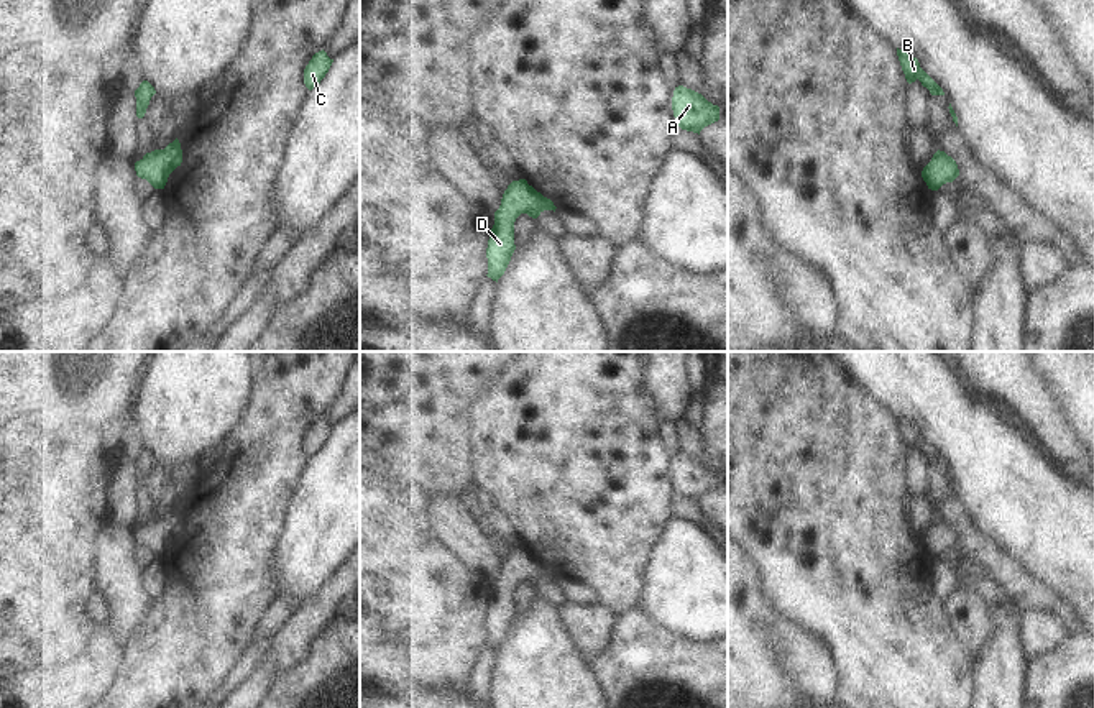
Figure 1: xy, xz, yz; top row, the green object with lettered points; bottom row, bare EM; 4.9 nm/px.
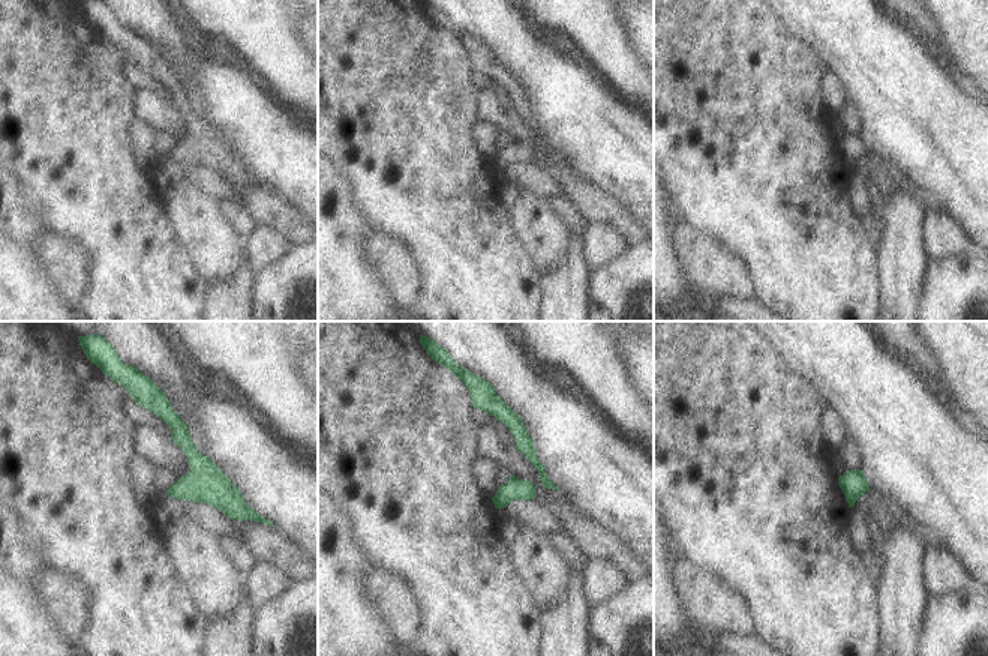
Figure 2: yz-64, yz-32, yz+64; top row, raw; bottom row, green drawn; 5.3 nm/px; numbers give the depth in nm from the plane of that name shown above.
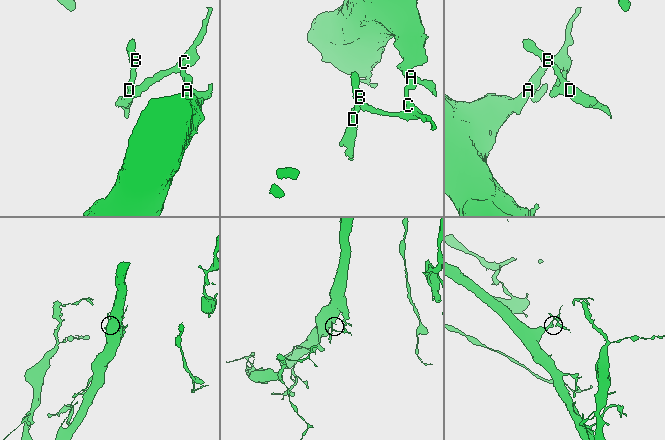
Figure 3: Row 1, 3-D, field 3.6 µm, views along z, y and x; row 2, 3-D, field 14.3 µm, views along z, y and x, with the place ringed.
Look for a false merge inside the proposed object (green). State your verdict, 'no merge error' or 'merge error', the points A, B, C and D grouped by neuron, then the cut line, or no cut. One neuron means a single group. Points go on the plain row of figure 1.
no merge error; groups A B C D; cut none

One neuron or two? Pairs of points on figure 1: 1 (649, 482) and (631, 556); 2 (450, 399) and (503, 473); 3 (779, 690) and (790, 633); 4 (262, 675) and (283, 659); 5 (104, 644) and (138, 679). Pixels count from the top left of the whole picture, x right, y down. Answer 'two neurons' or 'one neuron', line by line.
1: one neuron
2: two neurons
3: two neurons
4: one neuron
5: two neurons

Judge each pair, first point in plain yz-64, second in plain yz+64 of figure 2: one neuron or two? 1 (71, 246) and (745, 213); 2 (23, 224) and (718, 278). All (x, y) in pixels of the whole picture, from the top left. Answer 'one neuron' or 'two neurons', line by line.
1: two neurons
2: two neurons

